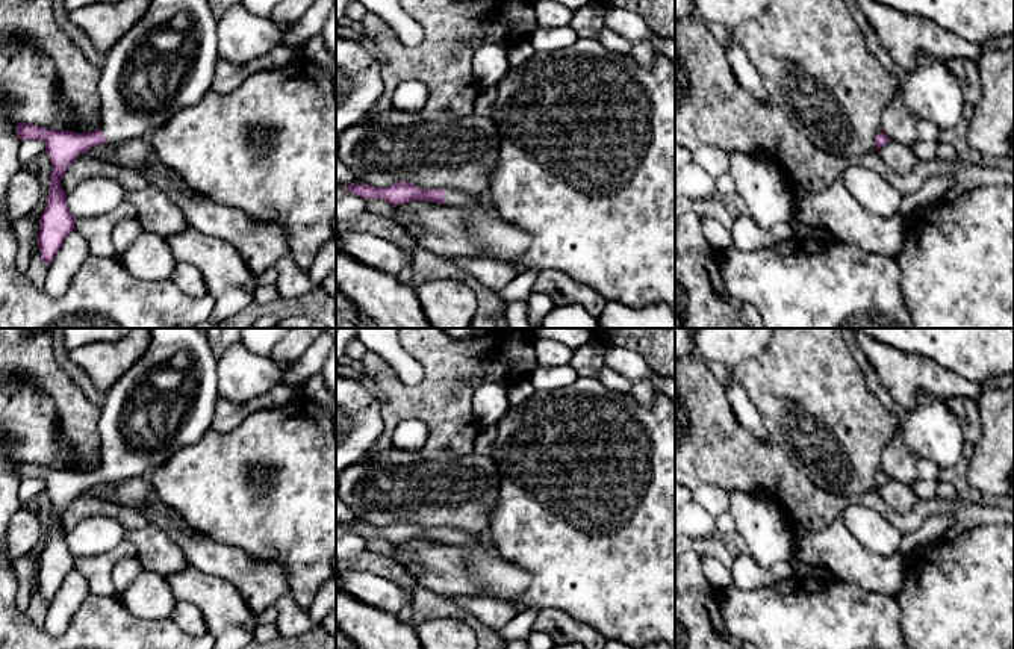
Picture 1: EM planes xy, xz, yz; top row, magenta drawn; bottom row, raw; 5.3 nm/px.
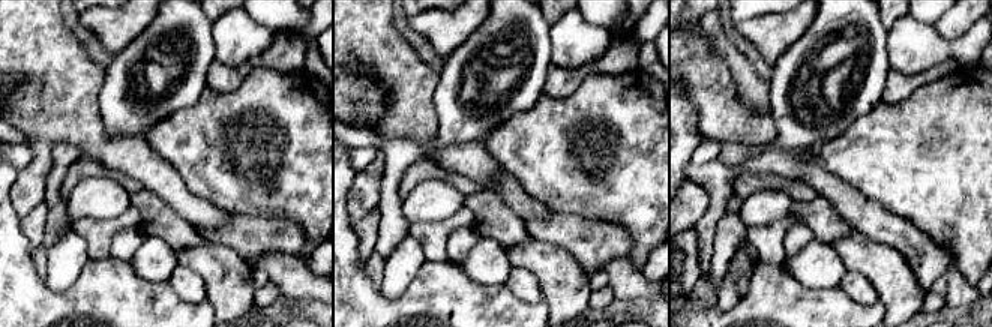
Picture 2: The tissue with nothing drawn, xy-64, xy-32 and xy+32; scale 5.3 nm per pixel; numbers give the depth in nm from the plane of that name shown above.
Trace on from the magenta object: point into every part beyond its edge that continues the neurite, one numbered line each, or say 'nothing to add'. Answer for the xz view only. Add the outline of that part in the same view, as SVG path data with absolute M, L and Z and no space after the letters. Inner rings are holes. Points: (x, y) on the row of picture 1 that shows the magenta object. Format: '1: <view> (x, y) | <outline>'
1: xz (492, 238) | M448 188L443 200L448 206L463 209L468 213L466 233L474 247L471 260L489 259L518 266L519 259L531 244L531 236L509 224L490 203L489 194L474 195Z

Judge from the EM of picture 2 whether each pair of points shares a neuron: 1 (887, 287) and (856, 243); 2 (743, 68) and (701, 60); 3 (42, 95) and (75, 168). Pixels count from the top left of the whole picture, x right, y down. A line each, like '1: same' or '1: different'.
1: same
2: different
3: different

